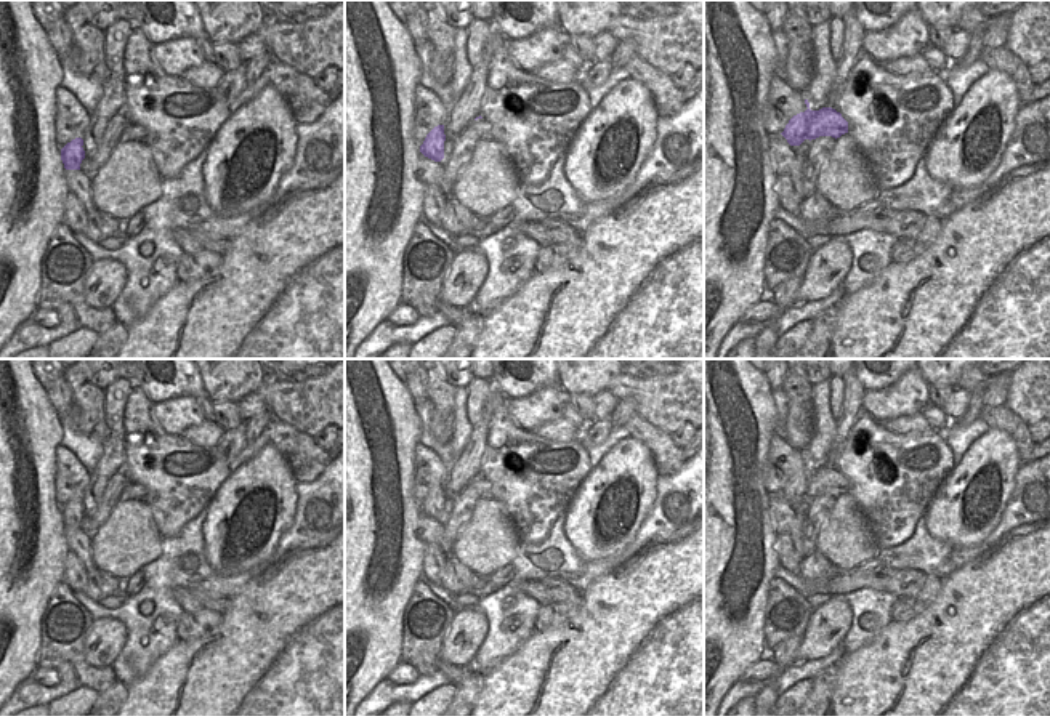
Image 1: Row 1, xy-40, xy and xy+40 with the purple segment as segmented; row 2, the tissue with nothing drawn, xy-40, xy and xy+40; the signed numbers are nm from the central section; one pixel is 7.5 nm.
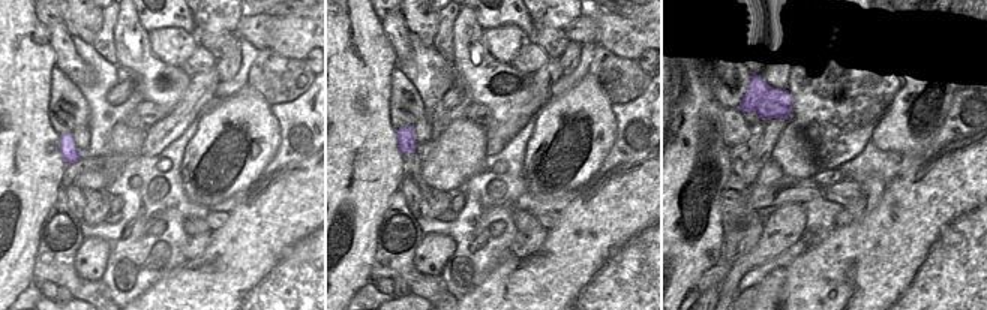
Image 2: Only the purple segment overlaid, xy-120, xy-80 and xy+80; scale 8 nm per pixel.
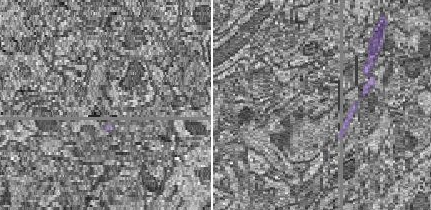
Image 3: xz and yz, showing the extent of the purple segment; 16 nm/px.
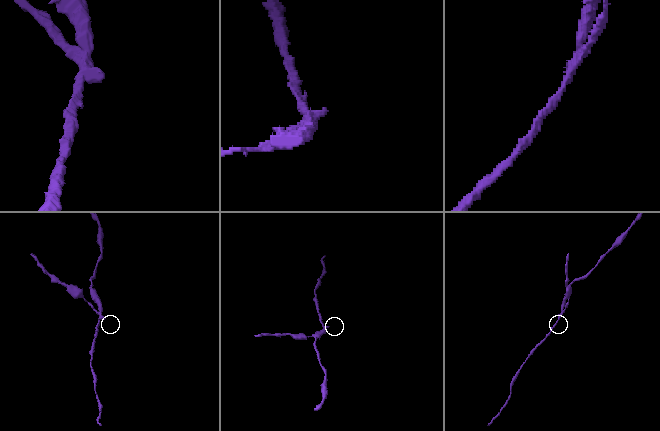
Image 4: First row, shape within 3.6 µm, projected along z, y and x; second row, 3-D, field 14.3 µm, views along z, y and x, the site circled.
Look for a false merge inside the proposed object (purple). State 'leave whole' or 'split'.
split

